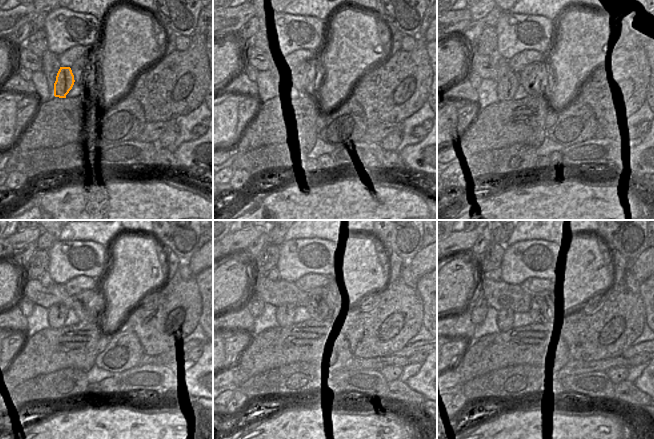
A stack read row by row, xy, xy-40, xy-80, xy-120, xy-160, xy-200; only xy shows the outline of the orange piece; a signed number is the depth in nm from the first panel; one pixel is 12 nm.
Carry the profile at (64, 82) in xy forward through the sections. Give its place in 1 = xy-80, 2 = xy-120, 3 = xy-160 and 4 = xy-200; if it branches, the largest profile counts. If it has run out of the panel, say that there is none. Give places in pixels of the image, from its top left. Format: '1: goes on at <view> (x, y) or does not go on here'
1: goes on at xy-80 (507, 86)
2: goes on at xy-120 (57, 314)
3: goes on at xy-160 (284, 314)
4: goes on at xy-200 (504, 317)

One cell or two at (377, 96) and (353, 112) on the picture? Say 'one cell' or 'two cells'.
two cells

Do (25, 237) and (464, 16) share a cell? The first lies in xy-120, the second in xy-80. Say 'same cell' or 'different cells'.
different cells

